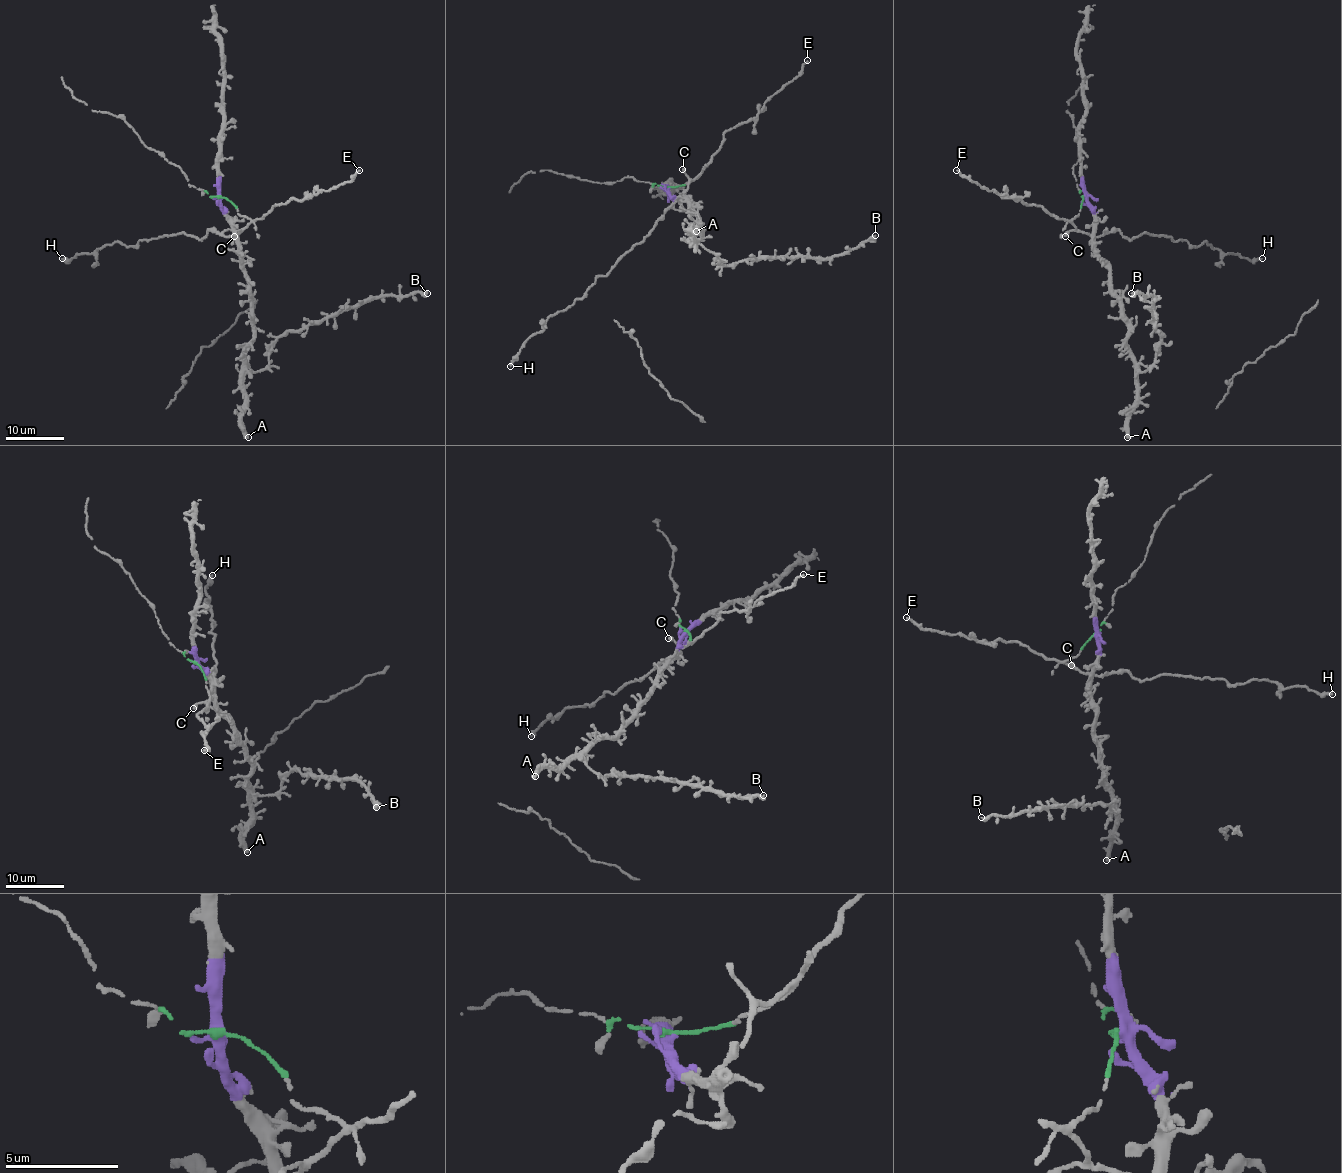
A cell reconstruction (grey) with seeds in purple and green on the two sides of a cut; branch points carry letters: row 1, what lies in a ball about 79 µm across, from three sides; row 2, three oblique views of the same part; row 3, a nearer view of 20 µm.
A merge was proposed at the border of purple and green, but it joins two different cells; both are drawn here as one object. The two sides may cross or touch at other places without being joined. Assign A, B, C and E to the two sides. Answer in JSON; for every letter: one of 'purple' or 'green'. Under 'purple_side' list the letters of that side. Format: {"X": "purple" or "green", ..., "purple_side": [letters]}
{"A": "purple", "B": "purple", "C": "green", "E": "green", "purple_side": ["A", "B"]}

